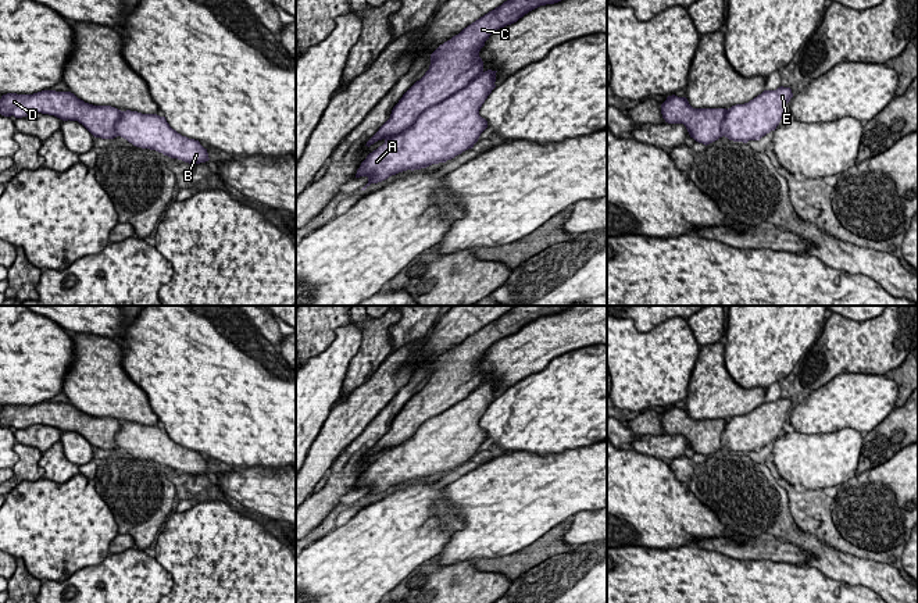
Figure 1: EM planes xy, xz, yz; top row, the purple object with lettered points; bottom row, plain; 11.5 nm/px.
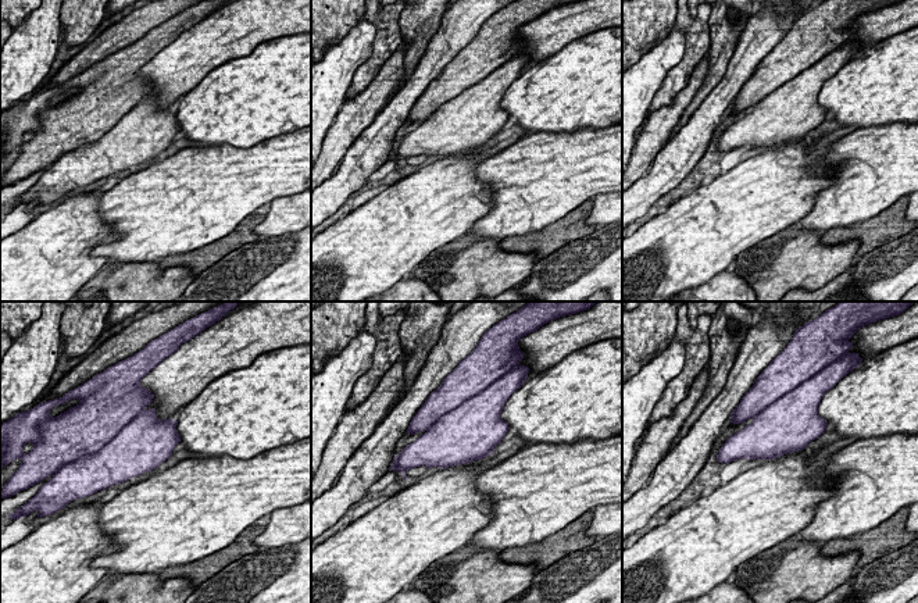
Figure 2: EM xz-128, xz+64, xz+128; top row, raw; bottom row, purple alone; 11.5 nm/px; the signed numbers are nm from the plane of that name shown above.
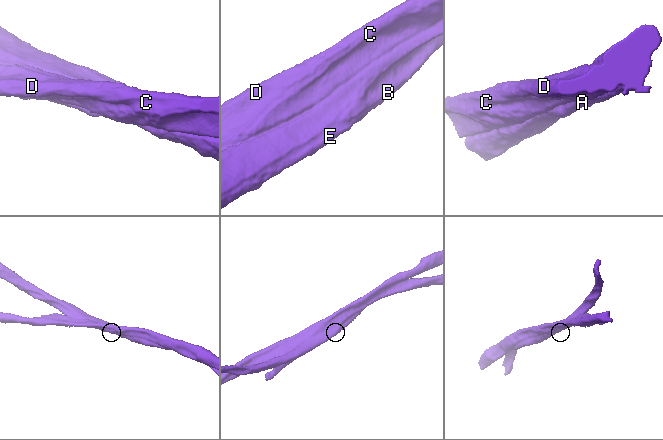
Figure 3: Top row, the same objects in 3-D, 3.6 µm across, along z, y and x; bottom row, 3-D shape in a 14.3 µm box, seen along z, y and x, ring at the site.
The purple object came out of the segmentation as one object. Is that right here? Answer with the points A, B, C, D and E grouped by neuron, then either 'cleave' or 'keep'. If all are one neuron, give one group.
groups A B E / C D; cleave

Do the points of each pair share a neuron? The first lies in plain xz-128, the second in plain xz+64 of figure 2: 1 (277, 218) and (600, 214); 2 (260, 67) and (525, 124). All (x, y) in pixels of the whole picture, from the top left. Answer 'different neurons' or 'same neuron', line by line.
1: same neuron
2: same neuron

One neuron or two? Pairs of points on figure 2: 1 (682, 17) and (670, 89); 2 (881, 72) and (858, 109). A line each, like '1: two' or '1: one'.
1: one
2: one

